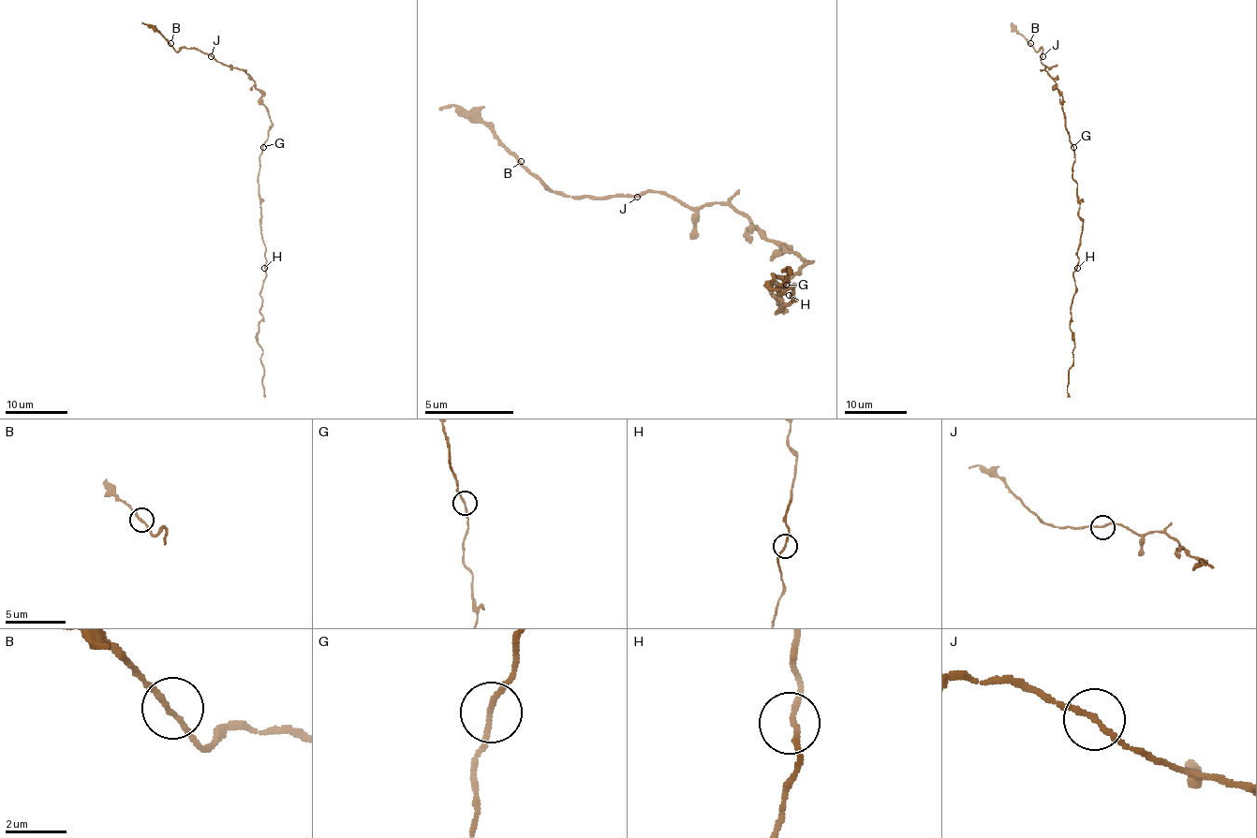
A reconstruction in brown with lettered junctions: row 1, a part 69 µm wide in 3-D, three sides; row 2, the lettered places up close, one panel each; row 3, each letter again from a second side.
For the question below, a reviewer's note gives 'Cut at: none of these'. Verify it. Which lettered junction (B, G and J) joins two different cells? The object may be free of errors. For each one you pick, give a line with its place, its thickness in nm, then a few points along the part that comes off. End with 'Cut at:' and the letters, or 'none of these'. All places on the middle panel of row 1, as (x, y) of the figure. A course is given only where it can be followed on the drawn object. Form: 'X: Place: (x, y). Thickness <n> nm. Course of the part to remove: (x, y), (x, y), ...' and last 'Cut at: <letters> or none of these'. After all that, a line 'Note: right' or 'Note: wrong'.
Cut at: none of these
Note: right

